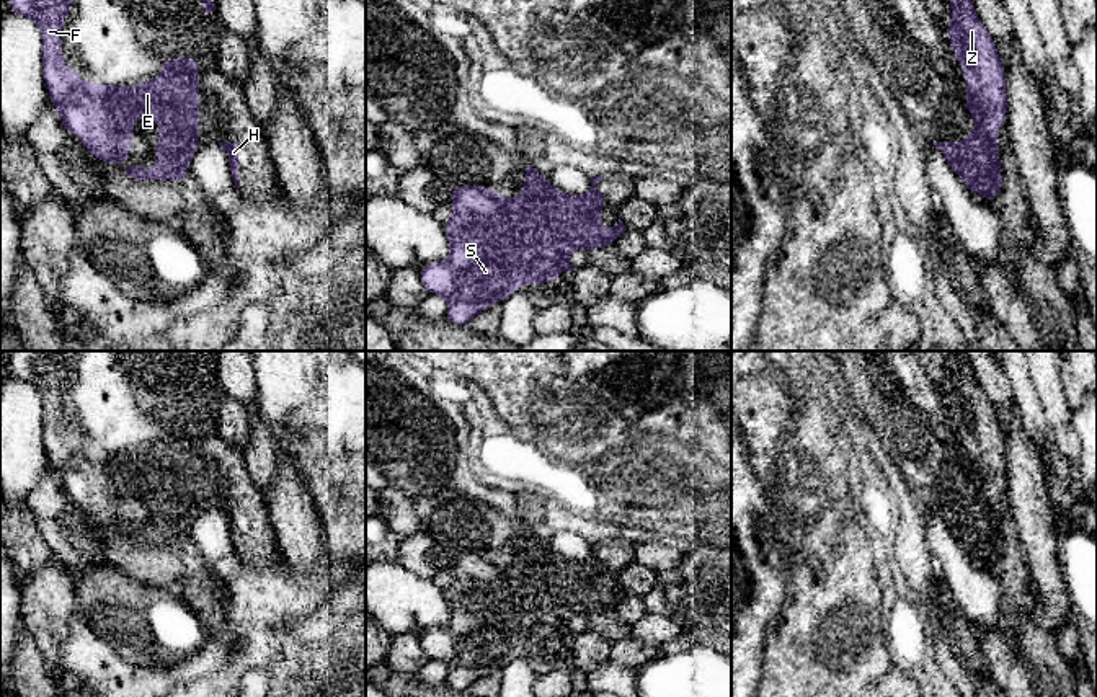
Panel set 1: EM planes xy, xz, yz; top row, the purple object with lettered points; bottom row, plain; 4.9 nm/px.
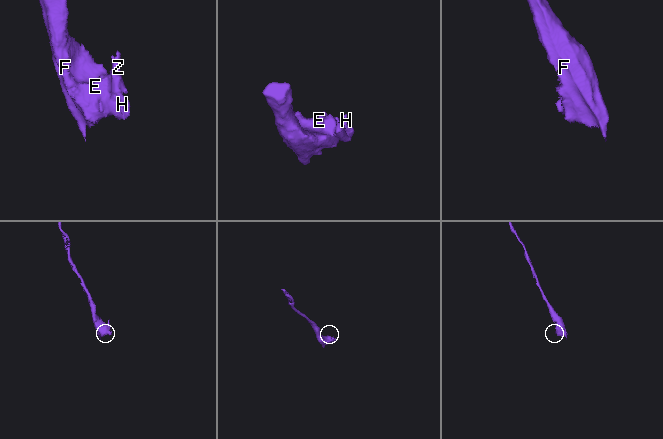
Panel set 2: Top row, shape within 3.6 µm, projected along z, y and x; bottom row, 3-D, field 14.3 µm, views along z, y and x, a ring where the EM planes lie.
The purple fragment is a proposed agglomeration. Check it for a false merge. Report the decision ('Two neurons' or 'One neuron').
One neuron

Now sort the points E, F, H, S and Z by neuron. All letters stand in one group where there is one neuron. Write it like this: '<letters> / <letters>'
E F H S Z

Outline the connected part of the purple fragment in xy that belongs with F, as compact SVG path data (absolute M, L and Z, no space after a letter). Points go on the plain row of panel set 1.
M11 351L11 361L7 369L8 375L34 387L42 402L42 434L44 447L51 459L51 468L59 477L62 491L72 501L83 503L80 508L95 524L109 531L126 529L129 511L134 506L134 485L152 483L160 490L157 503L158 527L152 535L140 532L127 532L126 539L134 545L165 545L170 544L175 550L184 550L184 537L191 534L193 521L199 508L199 424L193 423L168 423L160 434L158 446L145 446L135 452L87 449L78 437L70 436L70 429L62 424L60 397L69 382L70 369L75 366L78 351Z

